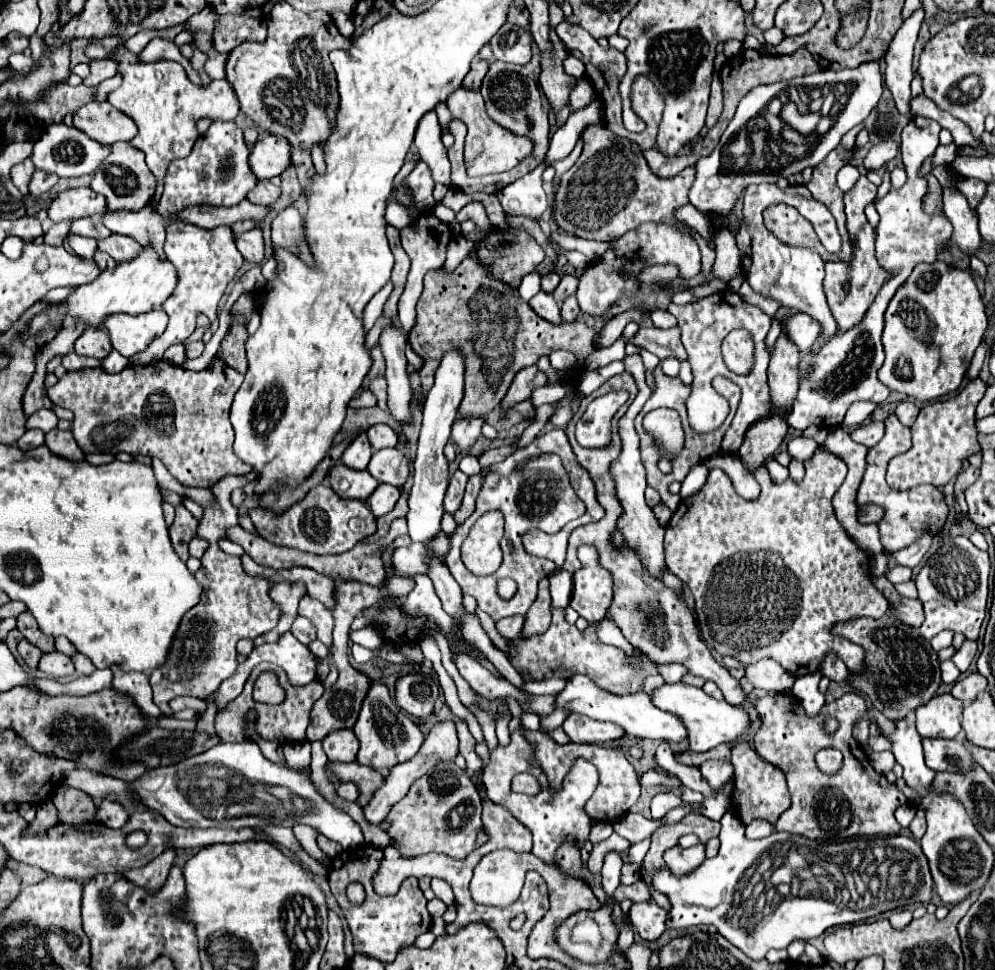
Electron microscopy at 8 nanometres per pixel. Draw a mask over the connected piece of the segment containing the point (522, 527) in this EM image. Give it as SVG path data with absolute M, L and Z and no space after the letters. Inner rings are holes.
M548 453L548 455L544 455L544 465L524 465L508 477L488 475L484 479L480 495L476 499L476 511L452 535L452 547L446 557L448 569L450 569L452 577L458 581L458 585L462 587L462 593L472 595L478 601L478 607L482 611L486 611L494 621L500 621L502 617L510 617L510 615L526 615L526 611L536 601L538 581L542 577L548 577L556 569L556 565L550 559L542 559L542 557L534 557L534 555L526 553L526 549L522 545L522 537L526 535L526 531L530 531L532 528L540 529L544 533L558 533L568 521L580 517L584 511L586 511L584 503L574 493L568 477L566 477L566 471L556 455ZM488 511L502 511L502 515L504 515L504 537L500 542L504 557L502 565L496 573L486 575L486 577L476 577L474 573L470 573L464 567L464 563L460 559L460 545L468 537L468 531L476 523L476 519ZM504 577L514 579L518 585L516 595L512 599L502 599L496 593L496 583Z

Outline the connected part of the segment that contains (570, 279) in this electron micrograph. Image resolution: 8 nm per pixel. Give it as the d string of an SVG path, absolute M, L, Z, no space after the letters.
M562 275L562 281L560 285L554 289L552 297L558 301L558 305L568 297L568 295L574 295L576 293L576 287L578 287L578 277L576 275Z

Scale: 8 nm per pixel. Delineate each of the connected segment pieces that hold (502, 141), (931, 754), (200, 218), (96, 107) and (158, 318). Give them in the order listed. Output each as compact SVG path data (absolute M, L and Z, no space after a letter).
M458 89L454 91L448 101L446 101L450 113L454 119L460 119L466 123L468 127L468 135L466 135L466 149L464 149L464 161L466 161L466 169L468 175L476 177L476 175L490 175L490 173L500 173L500 171L508 171L510 167L516 167L524 157L528 157L532 153L532 141L528 137L518 137L516 133L510 133L508 129L498 127L484 109L484 99L480 93L474 91L466 91L466 89Z
M922 737L922 747L924 747L924 755L926 755L926 765L934 771L964 773L972 763L972 755L964 749L964 745L958 739Z
M244 199L240 205L234 205L234 207L206 207L206 205L190 207L190 209L182 211L178 217L182 221L190 221L204 229L214 229L220 225L232 225L232 223L244 221L244 219L252 219L252 221L256 221L256 225L260 225L270 211L272 211L270 207L254 205L248 199Z
M90 101L74 113L74 127L102 145L132 141L136 133L134 121L118 113L108 101Z
M154 309L140 317L116 313L116 315L110 315L104 321L104 325L110 331L112 347L120 351L124 357L130 357L134 353L144 351L150 345L150 341L160 337L168 321L162 309Z

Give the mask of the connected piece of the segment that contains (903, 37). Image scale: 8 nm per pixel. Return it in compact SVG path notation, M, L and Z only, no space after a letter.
M918 9L910 19L906 19L884 55L884 61L886 61L884 83L890 89L898 111L904 115L908 115L910 81L912 81L912 51L918 39L922 19L924 19L924 9Z

